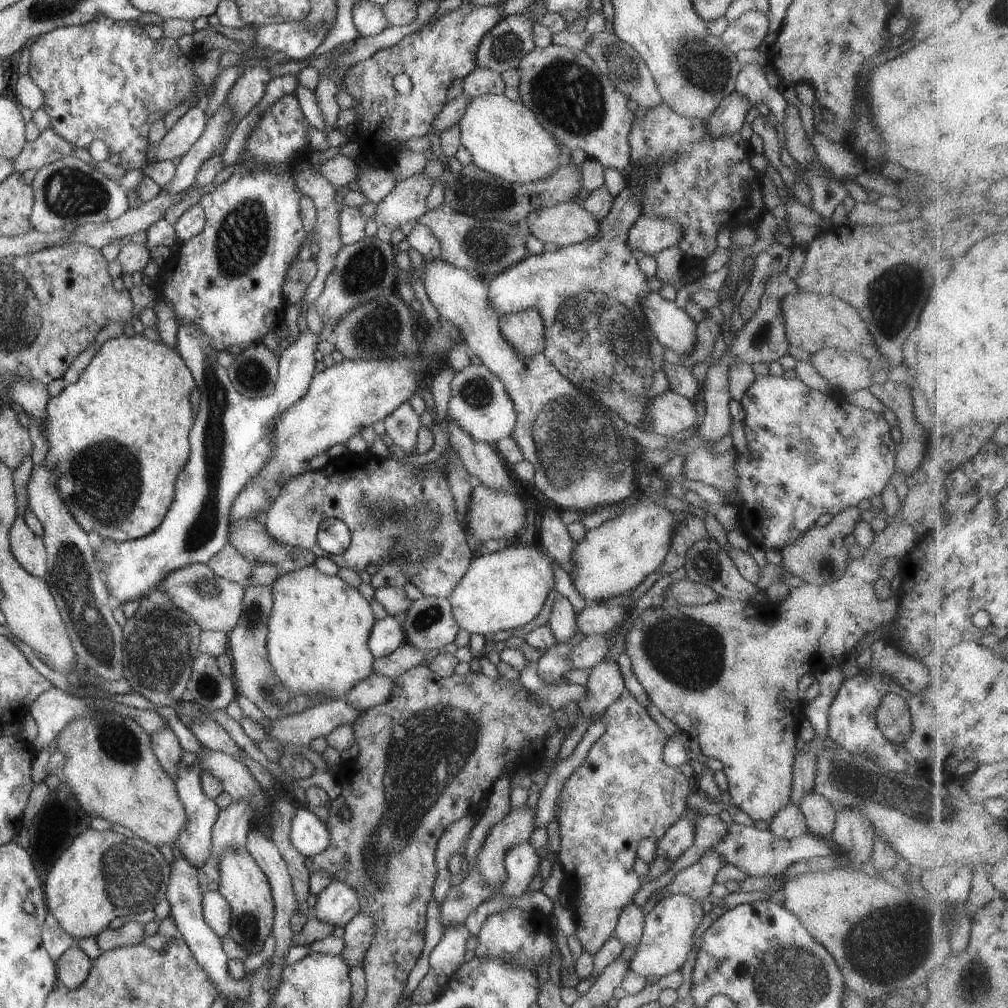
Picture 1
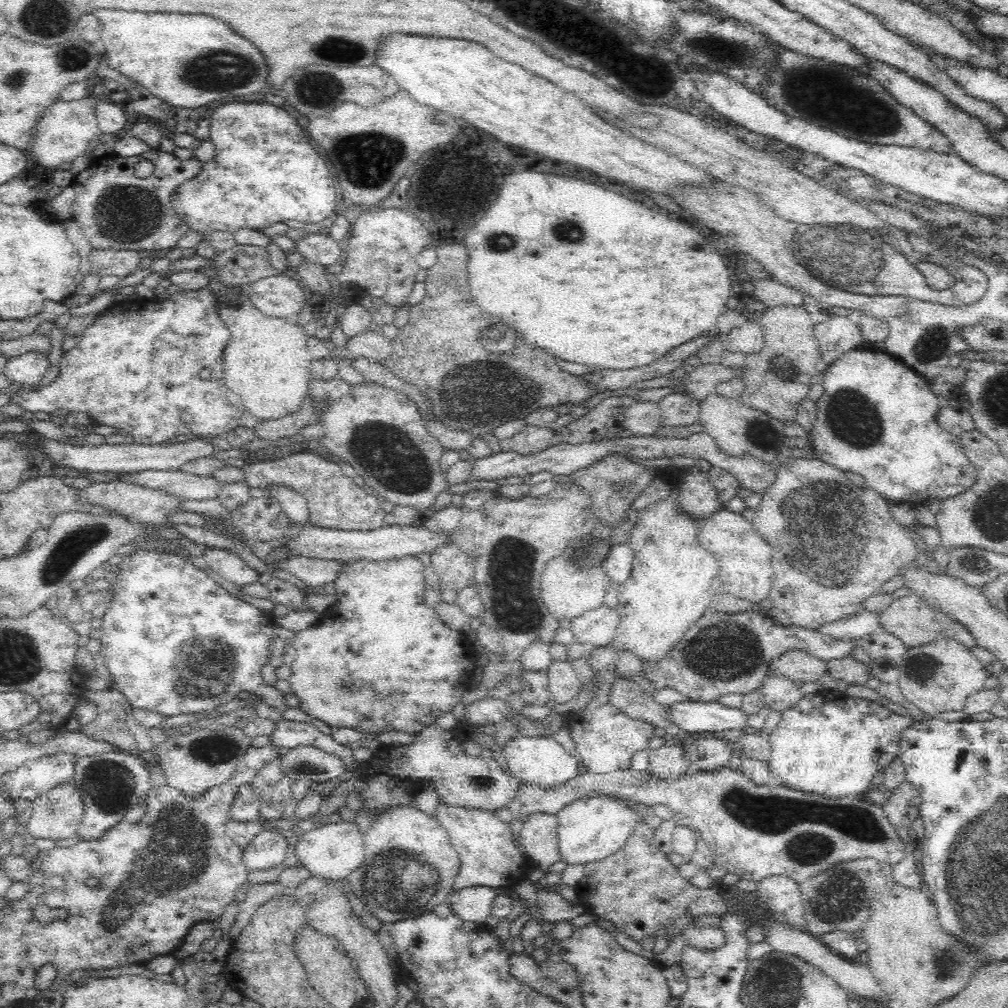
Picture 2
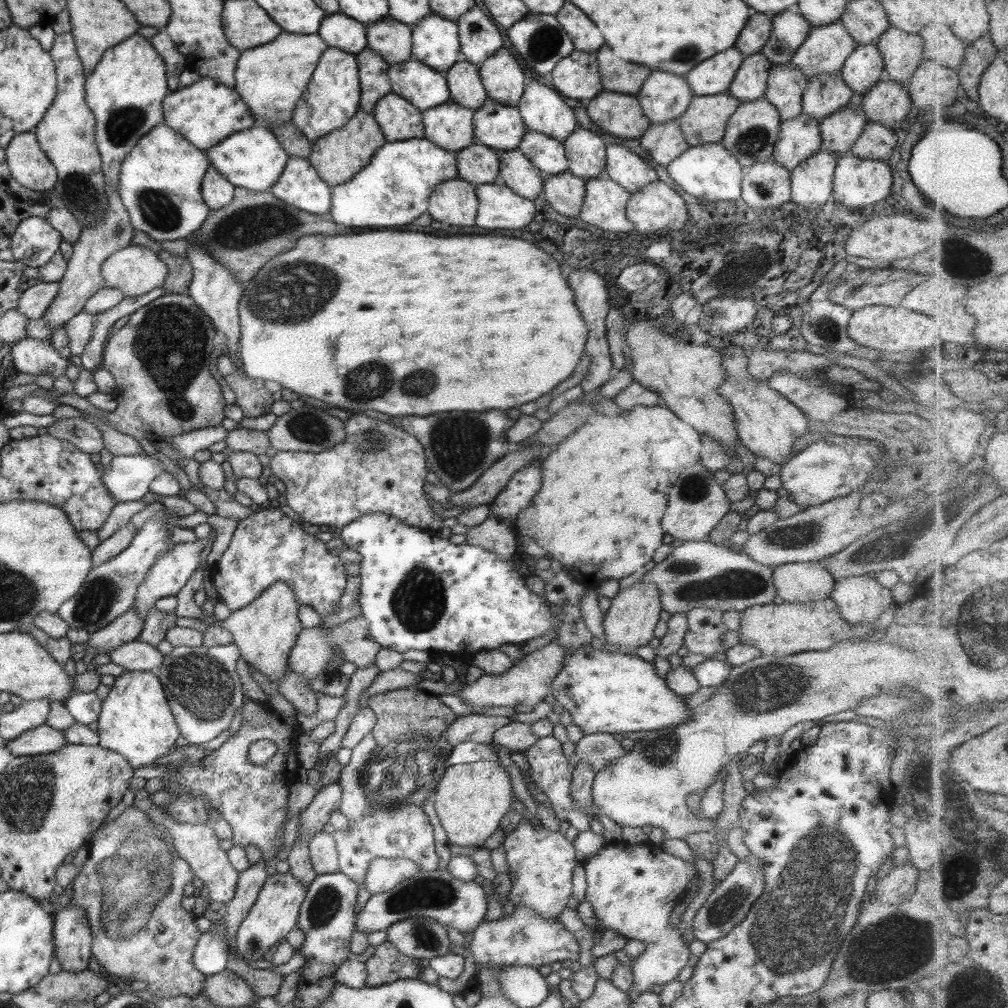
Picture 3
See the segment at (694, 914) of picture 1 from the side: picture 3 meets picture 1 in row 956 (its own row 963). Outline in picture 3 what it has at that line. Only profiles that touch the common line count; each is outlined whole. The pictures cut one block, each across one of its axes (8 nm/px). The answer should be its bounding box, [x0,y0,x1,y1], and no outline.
[583,844,696,1000]

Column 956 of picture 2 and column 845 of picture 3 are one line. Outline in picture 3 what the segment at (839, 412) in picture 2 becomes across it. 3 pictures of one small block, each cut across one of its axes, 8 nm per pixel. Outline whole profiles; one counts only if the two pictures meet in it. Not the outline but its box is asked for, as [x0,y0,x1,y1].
[781,434,883,507]

